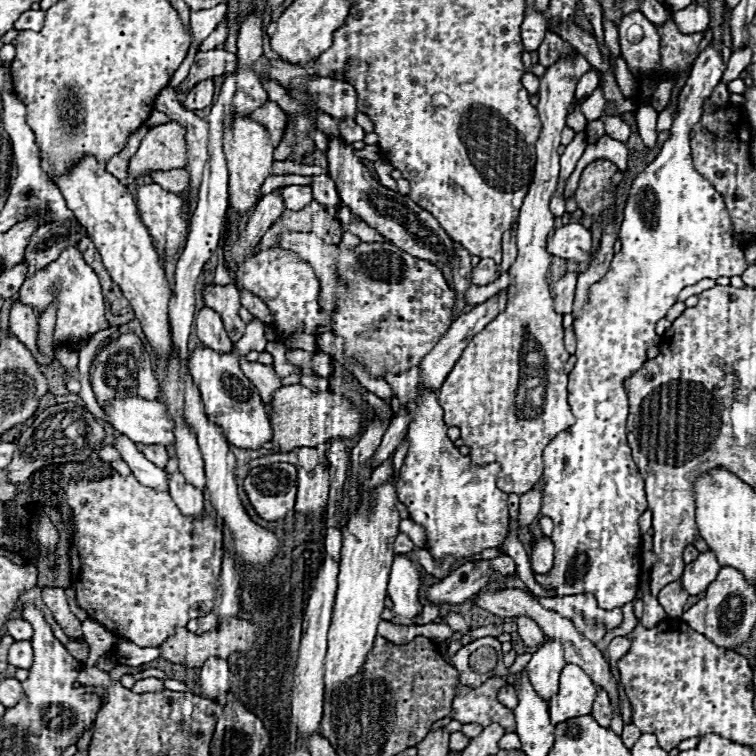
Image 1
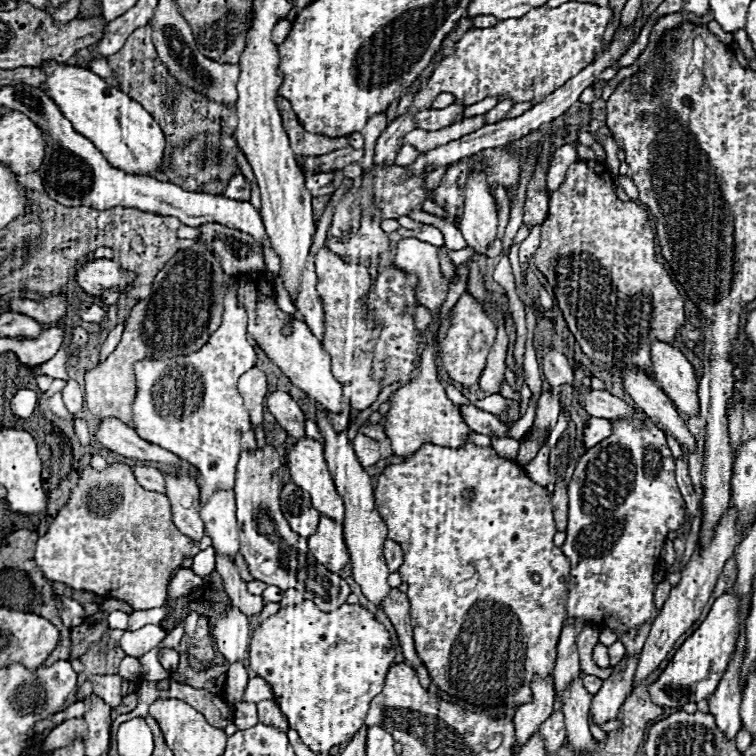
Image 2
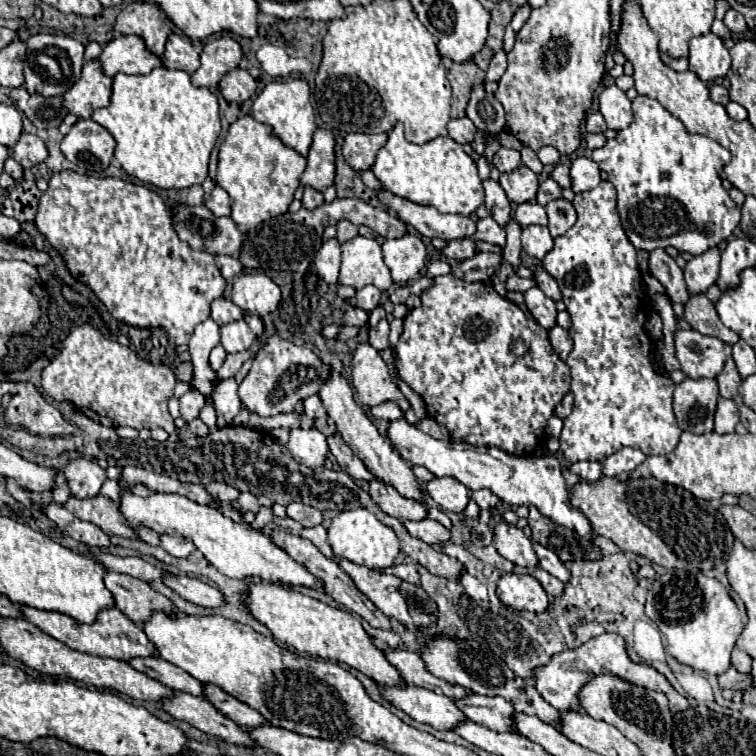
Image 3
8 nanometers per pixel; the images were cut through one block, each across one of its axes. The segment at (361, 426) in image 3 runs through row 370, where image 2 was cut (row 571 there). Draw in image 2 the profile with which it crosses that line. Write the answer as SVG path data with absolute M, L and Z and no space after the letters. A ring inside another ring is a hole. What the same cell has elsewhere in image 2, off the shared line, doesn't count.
M326 516L320 518L316 534L308 538L308 548L314 554L314 558L332 572L342 570L350 560L348 548L342 536L342 524Z

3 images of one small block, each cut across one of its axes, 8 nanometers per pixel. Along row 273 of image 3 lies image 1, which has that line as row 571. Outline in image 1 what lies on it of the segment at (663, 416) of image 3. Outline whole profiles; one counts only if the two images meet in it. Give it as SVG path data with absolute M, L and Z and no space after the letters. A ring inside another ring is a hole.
M708 46L704 52L700 52L700 56L696 58L694 62L694 68L688 76L688 82L684 84L684 88L680 90L680 96L678 96L678 114L674 116L674 122L672 122L672 128L670 128L670 138L664 142L664 146L660 148L656 160L644 168L644 172L638 174L638 178L632 182L632 188L628 192L628 200L626 200L626 210L624 210L624 222L620 226L620 242L622 242L622 248L618 254L614 254L614 260L610 262L610 268L606 272L606 276L592 284L588 288L588 300L584 302L580 314L574 318L574 334L576 334L576 366L574 370L570 372L570 380L568 380L568 404L570 404L570 410L576 418L576 424L572 424L568 430L564 430L562 434L556 436L556 440L552 440L548 444L548 448L544 450L544 474L542 474L542 508L540 508L540 514L542 516L550 516L554 520L554 532L552 532L552 542L554 542L554 566L548 574L538 574L536 576L536 582L548 590L554 590L558 598L562 596L576 596L576 594L594 594L596 600L598 600L598 606L600 608L606 608L606 610L612 610L612 608L620 608L624 604L628 604L634 594L636 594L636 586L638 586L638 574L640 574L640 530L638 530L638 518L642 516L642 512L646 510L646 494L644 494L644 480L632 460L632 454L630 454L630 446L626 442L626 416L628 416L628 390L626 390L626 380L638 372L642 368L642 364L646 362L646 350L654 344L658 344L660 336L654 332L656 328L656 322L660 318L666 316L668 308L678 300L678 292L684 288L684 286L692 286L696 284L698 280L702 278L720 278L720 276L742 276L746 262L744 262L744 252L740 250L740 244L736 244L736 238L732 236L732 222L730 222L730 216L728 216L728 210L724 206L724 200L722 196L712 188L712 184L700 176L696 170L694 170L694 164L692 164L692 156L690 156L690 130L692 126L702 118L702 112L704 112L704 100L712 96L714 88L720 84L720 78L722 78L722 72L726 70L726 64L722 62L720 54Z

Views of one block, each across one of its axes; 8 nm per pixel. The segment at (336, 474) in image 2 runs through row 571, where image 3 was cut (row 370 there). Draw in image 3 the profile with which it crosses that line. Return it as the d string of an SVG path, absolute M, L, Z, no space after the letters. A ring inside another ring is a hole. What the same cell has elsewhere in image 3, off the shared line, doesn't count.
M360 342L352 358L352 386L356 398L364 406L376 406L386 400L394 400L404 412L410 408L398 386L388 374L386 362L370 342Z

